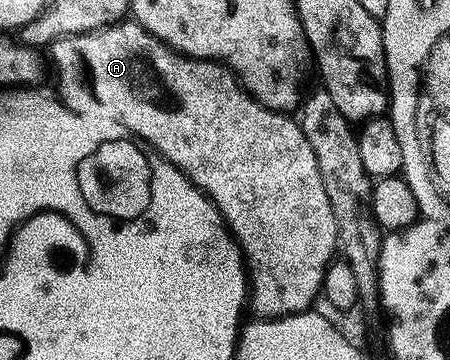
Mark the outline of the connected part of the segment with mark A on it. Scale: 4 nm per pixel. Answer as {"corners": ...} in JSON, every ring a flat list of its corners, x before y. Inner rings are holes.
{"corners":[[121,22,111,28,104,28,99,32,82,34,60,39,50,48,52,60,56,63,56,72,60,75,60,93,58,99,64,107,69,108,79,116,89,115,97,121,109,120,128,132,133,132,147,147,159,152,194,186,204,191,204,195,212,199,212,205,222,214,222,218,228,224,232,237,244,253,244,263,250,277,250,312,253,317,261,320,281,320,287,316,297,316,309,311,317,299,321,299,324,291,324,279,330,267,338,256,340,246,340,231,338,230,338,218,334,218,334,206,330,206,330,194,326,192,326,182,322,182,322,170,318,170,318,158,314,158,314,146,306,138,306,134,300,128,299,123,291,115,275,112,266,106,262,106,252,97,240,80,232,72,232,69,217,64,214,60,194,60,176,52,170,46,163,44,154,34,150,34,145,28,135,22]]}

